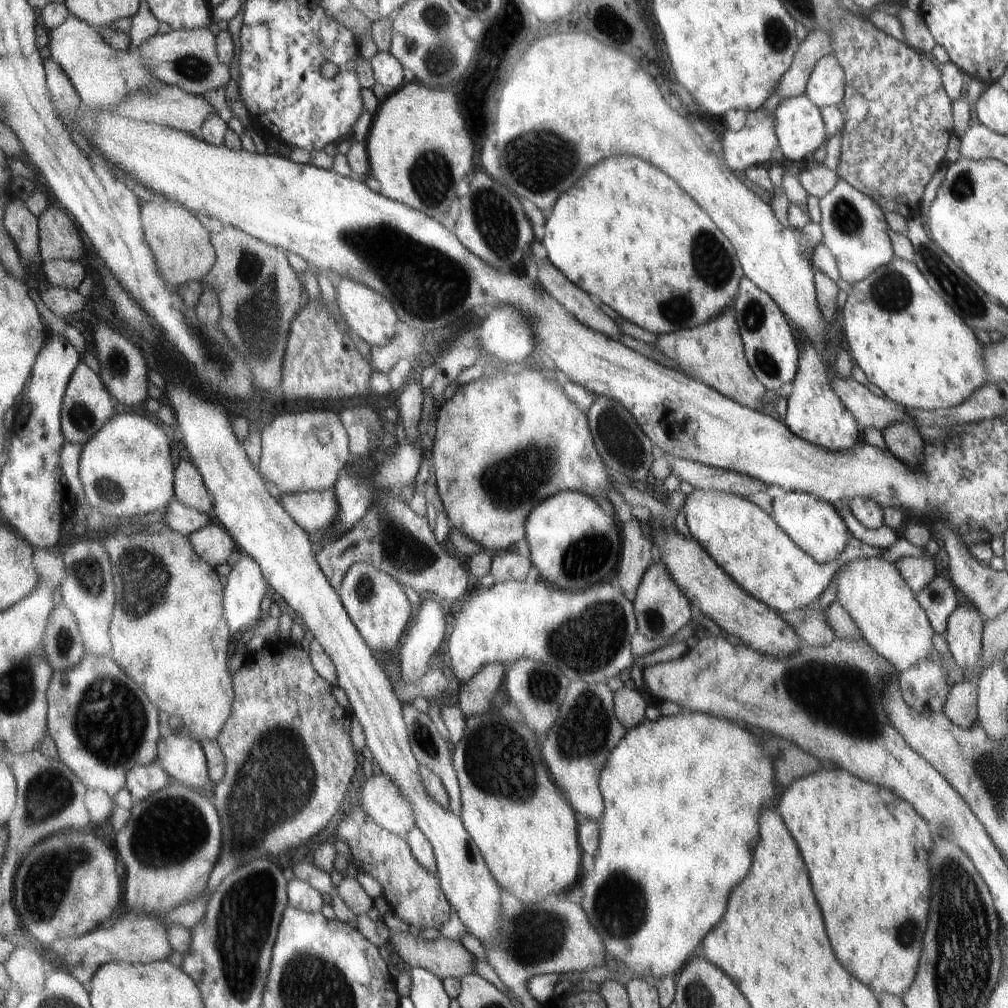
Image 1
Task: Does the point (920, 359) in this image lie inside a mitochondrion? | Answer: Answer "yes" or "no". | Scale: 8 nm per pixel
no

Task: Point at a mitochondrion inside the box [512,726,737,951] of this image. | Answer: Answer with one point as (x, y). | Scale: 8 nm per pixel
(620, 908)

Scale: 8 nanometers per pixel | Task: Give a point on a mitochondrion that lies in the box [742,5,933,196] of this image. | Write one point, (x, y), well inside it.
(778, 38)

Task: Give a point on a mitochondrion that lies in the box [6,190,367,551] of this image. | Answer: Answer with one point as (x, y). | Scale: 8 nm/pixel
(258, 327)

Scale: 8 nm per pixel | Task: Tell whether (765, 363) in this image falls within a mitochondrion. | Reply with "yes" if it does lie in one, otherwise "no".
yes

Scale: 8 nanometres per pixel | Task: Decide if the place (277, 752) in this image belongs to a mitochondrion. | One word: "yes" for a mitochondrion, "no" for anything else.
yes

